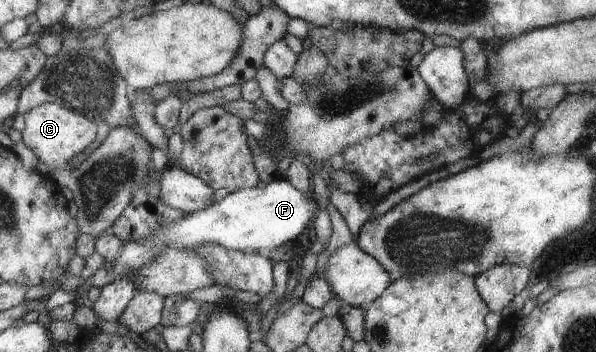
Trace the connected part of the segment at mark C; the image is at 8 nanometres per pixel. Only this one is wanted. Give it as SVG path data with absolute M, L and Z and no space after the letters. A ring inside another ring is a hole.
M43 102L34 106L23 114L23 121L21 142L34 152L34 156L46 166L47 170L60 170L66 166L68 160L78 152L83 152L96 136L97 122L91 122L59 102Z

